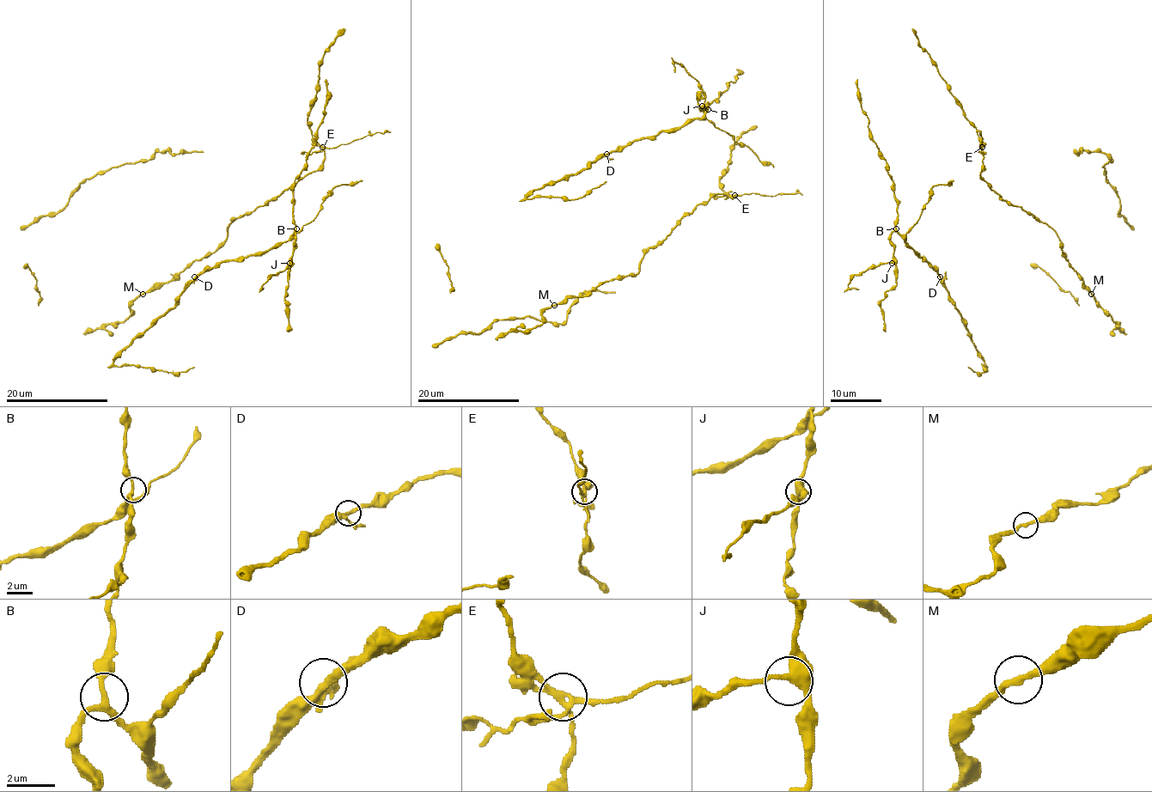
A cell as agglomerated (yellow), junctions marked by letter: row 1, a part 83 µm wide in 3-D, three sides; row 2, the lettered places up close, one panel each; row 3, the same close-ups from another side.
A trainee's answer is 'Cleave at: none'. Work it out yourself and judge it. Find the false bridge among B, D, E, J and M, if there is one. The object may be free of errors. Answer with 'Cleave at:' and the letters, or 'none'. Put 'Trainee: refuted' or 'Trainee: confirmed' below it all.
Cleave at: E
Trainee: refuted

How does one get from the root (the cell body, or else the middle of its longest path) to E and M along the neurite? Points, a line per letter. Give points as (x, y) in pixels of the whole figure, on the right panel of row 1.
E: (981, 167), (982, 148)
M: (981, 167), (981, 177), (1002, 199), (1019, 206), (1056, 233), (1061, 241), (1062, 254), (1091, 294)

